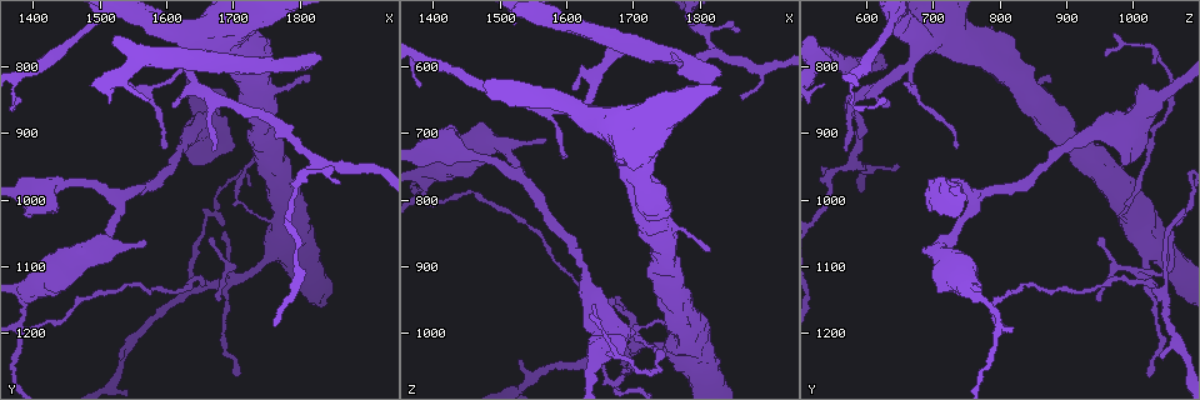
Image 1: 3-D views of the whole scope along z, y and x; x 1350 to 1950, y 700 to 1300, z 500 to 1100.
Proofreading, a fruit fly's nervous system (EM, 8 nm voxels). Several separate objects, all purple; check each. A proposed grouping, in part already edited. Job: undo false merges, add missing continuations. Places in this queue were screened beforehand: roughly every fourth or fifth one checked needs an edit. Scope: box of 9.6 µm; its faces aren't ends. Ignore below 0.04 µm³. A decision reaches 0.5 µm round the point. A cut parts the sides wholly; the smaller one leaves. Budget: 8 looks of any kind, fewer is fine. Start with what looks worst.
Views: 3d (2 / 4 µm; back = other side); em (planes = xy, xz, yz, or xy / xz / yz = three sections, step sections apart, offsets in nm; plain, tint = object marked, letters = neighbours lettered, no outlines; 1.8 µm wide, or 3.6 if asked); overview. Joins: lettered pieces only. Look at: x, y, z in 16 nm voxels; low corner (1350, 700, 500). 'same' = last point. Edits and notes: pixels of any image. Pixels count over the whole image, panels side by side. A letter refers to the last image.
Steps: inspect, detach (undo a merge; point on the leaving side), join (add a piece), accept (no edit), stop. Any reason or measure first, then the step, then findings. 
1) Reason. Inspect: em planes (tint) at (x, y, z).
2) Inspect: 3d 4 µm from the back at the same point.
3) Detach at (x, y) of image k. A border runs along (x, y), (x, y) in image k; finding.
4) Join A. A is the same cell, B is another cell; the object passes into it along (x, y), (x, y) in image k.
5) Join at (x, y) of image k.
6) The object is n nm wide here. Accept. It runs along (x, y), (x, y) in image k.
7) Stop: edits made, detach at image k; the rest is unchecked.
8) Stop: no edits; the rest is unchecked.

Arms part here. Inspect: 3d 4 µm at (1675, 1120, 1025).

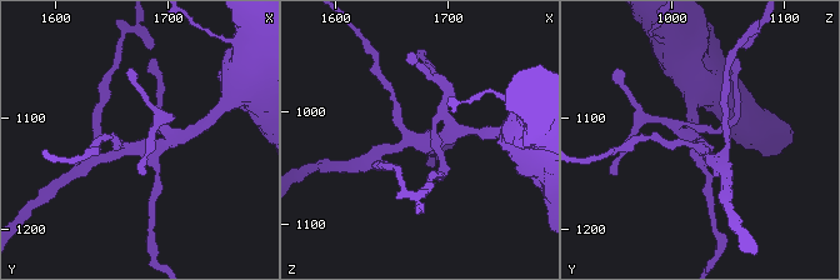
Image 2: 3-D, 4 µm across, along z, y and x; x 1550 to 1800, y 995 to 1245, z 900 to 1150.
Need the tissue. Inspect: em 3.6 µm xy step 8 (tint) at (1670, 1124, 1022).

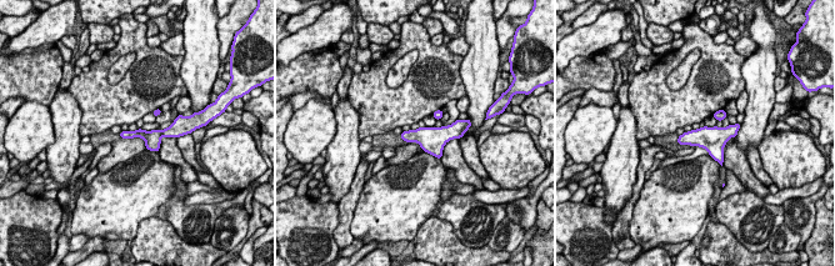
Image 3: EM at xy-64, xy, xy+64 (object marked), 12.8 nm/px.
Inspect: em 3.6 µm planes (letters) at the same point.

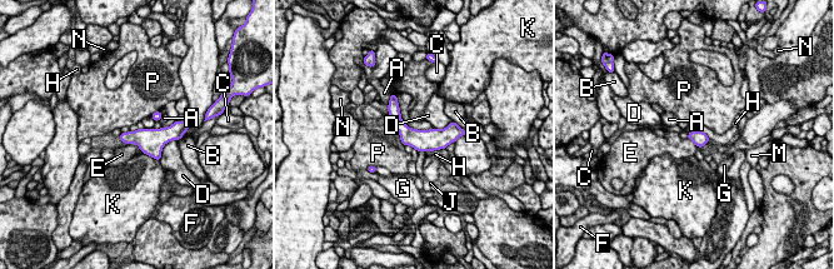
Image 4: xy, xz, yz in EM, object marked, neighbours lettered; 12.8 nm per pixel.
Accept. A, B, C, D, E, F, G, H, J, K, M, N and P are other cells; a border runs along (125, 143), (134, 143), (140, 149) in image 4; continuous, no second neuron.

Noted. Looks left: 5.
Thick turns thin. Inspect: em xy step 8 (tint) at (1735, 795, 580).

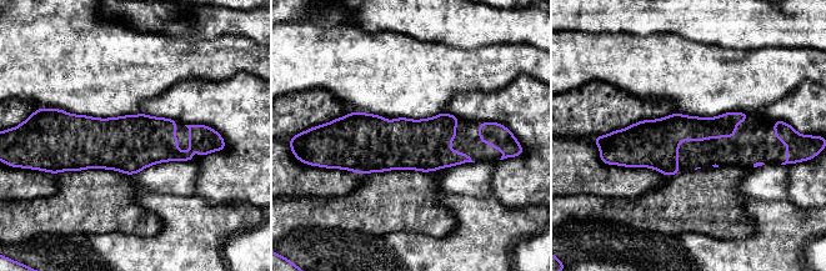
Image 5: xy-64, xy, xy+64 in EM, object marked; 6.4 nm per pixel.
Another direction. Inspect: em planes (letters) at the same point.

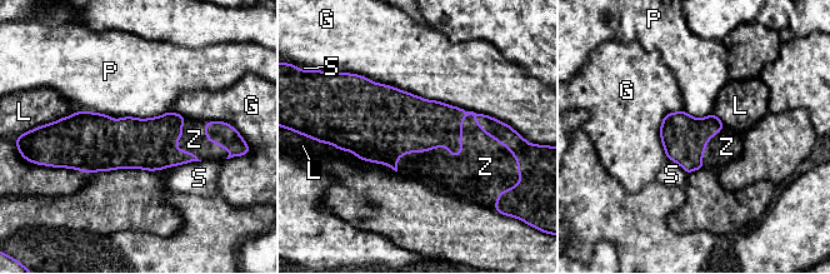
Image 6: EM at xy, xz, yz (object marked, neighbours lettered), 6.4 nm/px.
Join Z. Z is the same cell, G, L, P and S are other cells; the neuron continues.

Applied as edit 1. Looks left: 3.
Sharp bend. Inspect: 3d 2 µm at (1390, 1195, 795).

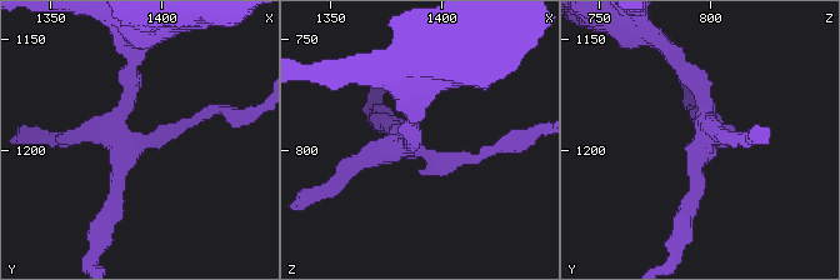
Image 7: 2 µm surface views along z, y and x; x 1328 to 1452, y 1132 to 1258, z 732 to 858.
Now the EM. Inspect: em xy step 16 (tint) at (1387, 1196, 798).

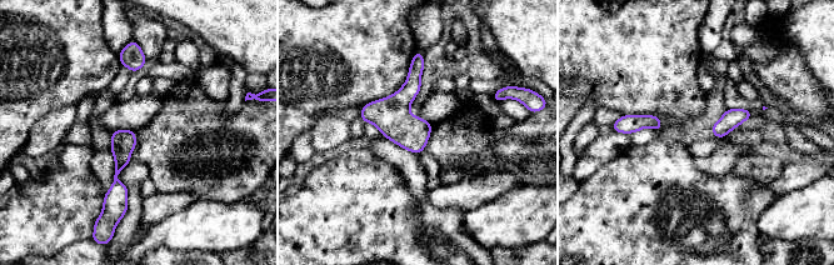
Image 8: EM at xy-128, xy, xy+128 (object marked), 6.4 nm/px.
Inspect: em planes (letters) at the same point.

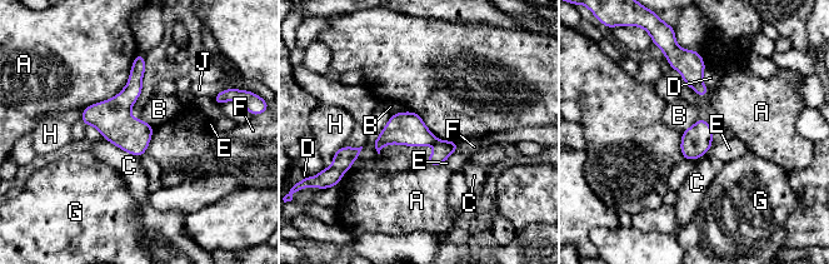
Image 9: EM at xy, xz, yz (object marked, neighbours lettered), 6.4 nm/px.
The longest contact is with A, 500 nm. Detach at (408, 128) of image 9. A, B, C, D, E, F, G, H and J are other cells; the part that leaves runs along (140, 59), (124, 100), (138, 153) in image 9; a second neuron is stuck on.

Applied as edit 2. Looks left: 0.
Stop: edits made, join at image 6, detach at image 9; the rest is unchecked.

